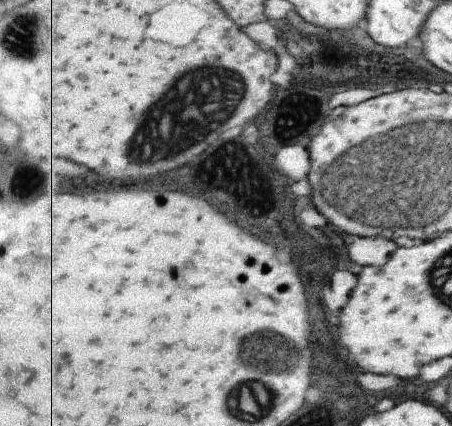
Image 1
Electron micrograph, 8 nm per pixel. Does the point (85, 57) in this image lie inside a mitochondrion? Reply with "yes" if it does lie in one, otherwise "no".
no

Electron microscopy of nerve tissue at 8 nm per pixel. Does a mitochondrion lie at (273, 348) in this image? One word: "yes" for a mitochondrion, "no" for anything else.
yes

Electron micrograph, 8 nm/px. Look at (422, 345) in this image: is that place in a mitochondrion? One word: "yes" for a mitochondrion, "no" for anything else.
no

